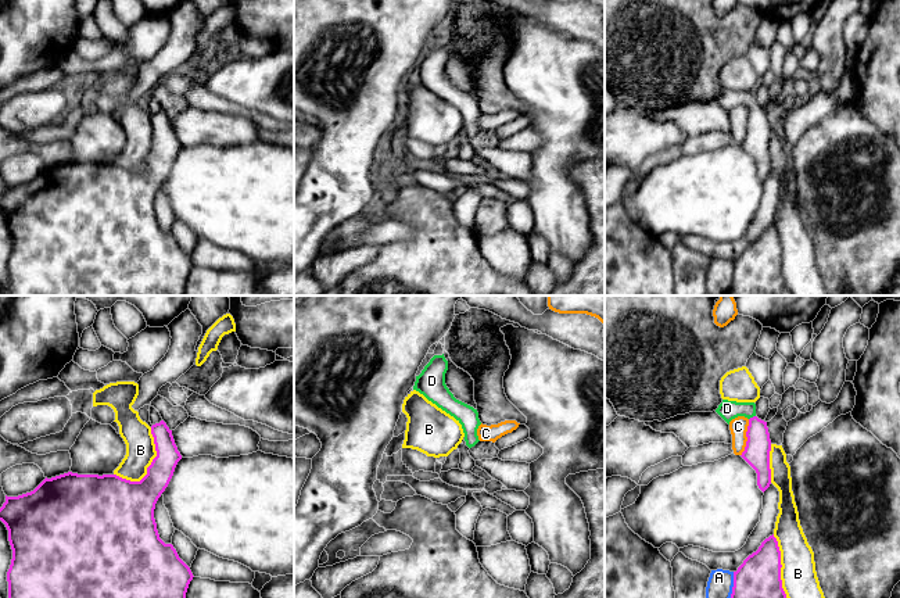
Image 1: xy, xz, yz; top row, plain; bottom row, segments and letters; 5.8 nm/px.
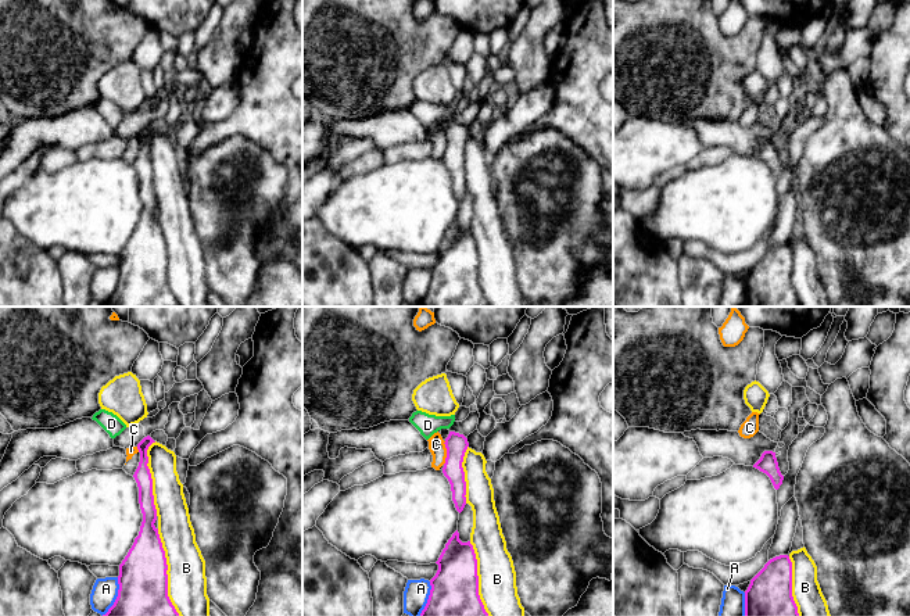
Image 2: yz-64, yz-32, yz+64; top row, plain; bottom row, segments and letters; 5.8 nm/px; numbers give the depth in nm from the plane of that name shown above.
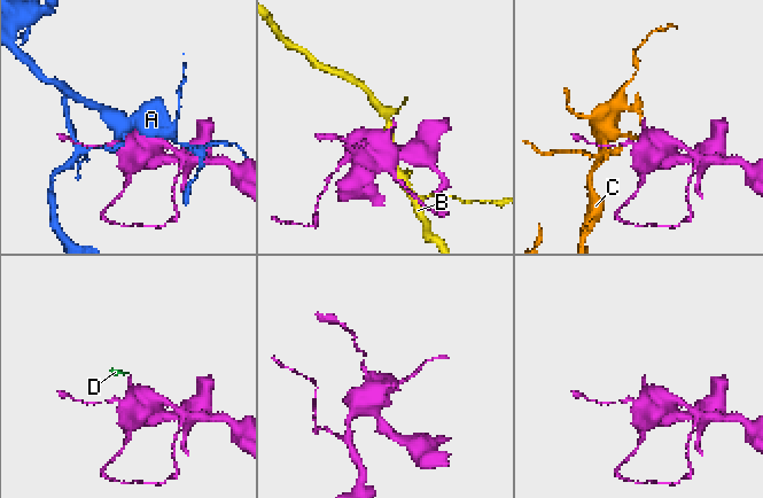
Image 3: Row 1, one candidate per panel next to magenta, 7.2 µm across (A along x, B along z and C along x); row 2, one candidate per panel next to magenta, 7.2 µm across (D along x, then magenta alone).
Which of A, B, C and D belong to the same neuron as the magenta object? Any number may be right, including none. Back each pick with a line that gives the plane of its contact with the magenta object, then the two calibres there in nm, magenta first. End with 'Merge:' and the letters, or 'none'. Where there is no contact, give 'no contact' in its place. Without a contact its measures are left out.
D: yz | 150/110 nm
Merge: D

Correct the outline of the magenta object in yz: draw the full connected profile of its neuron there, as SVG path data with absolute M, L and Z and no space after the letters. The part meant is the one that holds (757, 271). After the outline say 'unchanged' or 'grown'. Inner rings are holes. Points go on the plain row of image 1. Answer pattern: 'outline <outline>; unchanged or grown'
outline M772 223L734 261L732 283L725 296L792 296L782 277L781 257L781 240Z; unchanged

